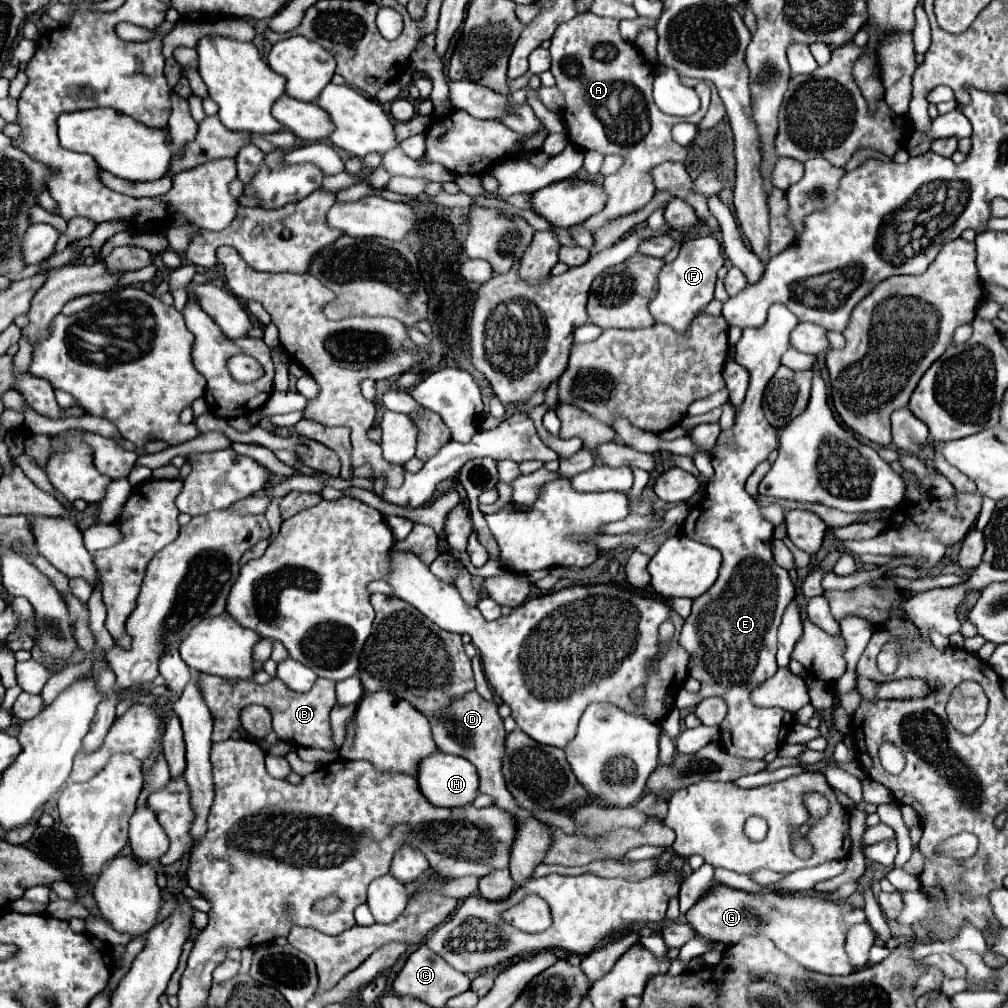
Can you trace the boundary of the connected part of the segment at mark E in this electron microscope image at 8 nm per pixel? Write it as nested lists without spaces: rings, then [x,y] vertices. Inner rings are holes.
[[[773,304],[769,308],[767,322],[761,328],[745,328],[741,340],[735,344],[735,362],[745,366],[751,374],[749,390],[747,390],[747,396],[741,408],[737,408],[735,424],[727,432],[719,434],[717,446],[713,450],[715,476],[707,482],[707,488],[705,488],[707,496],[699,502],[697,510],[695,508],[689,510],[689,516],[683,522],[683,530],[681,530],[681,534],[685,534],[687,538],[717,548],[723,554],[723,564],[721,564],[721,576],[717,578],[717,582],[705,594],[693,600],[693,610],[691,610],[691,616],[683,624],[679,644],[691,654],[689,676],[701,682],[701,690],[697,692],[697,696],[719,694],[725,698],[729,706],[729,712],[719,726],[721,728],[719,744],[729,754],[749,758],[749,760],[761,760],[771,750],[777,750],[785,742],[785,736],[793,724],[793,716],[789,712],[781,708],[757,708],[749,700],[751,690],[777,672],[777,660],[775,660],[777,628],[781,624],[781,616],[787,604],[795,598],[795,586],[789,578],[789,572],[781,568],[779,564],[775,564],[773,560],[773,552],[771,552],[773,524],[761,516],[757,502],[745,490],[745,482],[755,470],[755,466],[763,462],[777,448],[777,430],[765,420],[761,400],[763,400],[763,390],[767,382],[775,376],[777,368],[781,366],[781,356],[789,348],[789,336],[797,324],[799,324],[797,316],[787,306]]]

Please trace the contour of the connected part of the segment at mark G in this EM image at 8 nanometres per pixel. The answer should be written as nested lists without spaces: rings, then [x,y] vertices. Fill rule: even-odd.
[[[715,882],[713,892],[697,900],[697,904],[693,904],[685,916],[695,932],[709,942],[723,942],[733,946],[743,936],[765,934],[779,950],[787,952],[787,956],[803,968],[829,976],[855,971],[847,960],[845,936],[853,924],[865,922],[865,912],[847,902],[837,904],[819,896],[779,896],[779,892],[749,894],[719,882]]]

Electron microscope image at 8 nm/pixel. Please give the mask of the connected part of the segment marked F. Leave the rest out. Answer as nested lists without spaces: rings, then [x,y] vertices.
[[[701,236],[701,238],[693,238],[693,240],[687,240],[683,242],[681,246],[681,252],[679,256],[671,262],[671,264],[665,264],[659,272],[659,288],[657,288],[657,294],[655,298],[649,302],[649,310],[655,318],[655,322],[659,324],[665,324],[669,328],[673,328],[675,332],[679,334],[685,334],[691,320],[703,312],[703,308],[713,300],[713,290],[715,290],[715,280],[717,280],[717,270],[725,264],[725,256],[723,256],[723,250],[721,250],[721,242],[715,238],[715,236]]]

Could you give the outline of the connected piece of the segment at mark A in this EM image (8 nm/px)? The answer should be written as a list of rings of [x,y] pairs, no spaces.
[[[583,12],[583,14],[577,14],[573,20],[561,24],[555,30],[555,34],[551,38],[551,48],[549,48],[551,58],[553,58],[551,74],[557,80],[557,88],[565,96],[565,108],[563,108],[561,116],[563,116],[563,122],[567,126],[569,140],[575,146],[579,146],[581,150],[587,150],[587,146],[591,146],[593,150],[599,148],[599,152],[603,155],[618,154],[623,156],[623,160],[625,160],[621,166],[621,171],[604,177],[603,186],[605,186],[605,192],[609,198],[607,198],[605,208],[599,214],[585,220],[583,226],[591,232],[595,228],[603,226],[607,220],[613,220],[613,218],[619,218],[623,214],[629,214],[629,212],[643,208],[653,198],[655,184],[651,178],[651,170],[665,160],[685,162],[685,158],[687,158],[687,148],[673,142],[671,126],[681,122],[681,120],[689,120],[691,124],[697,124],[707,114],[707,108],[709,108],[709,86],[705,82],[699,82],[697,92],[701,94],[701,108],[697,114],[693,114],[691,118],[679,118],[679,116],[663,114],[651,96],[655,76],[653,76],[649,62],[645,60],[643,54],[637,52],[637,48],[633,44],[625,42],[617,30],[619,30],[619,20],[601,18],[601,16],[595,16],[593,12]]]

